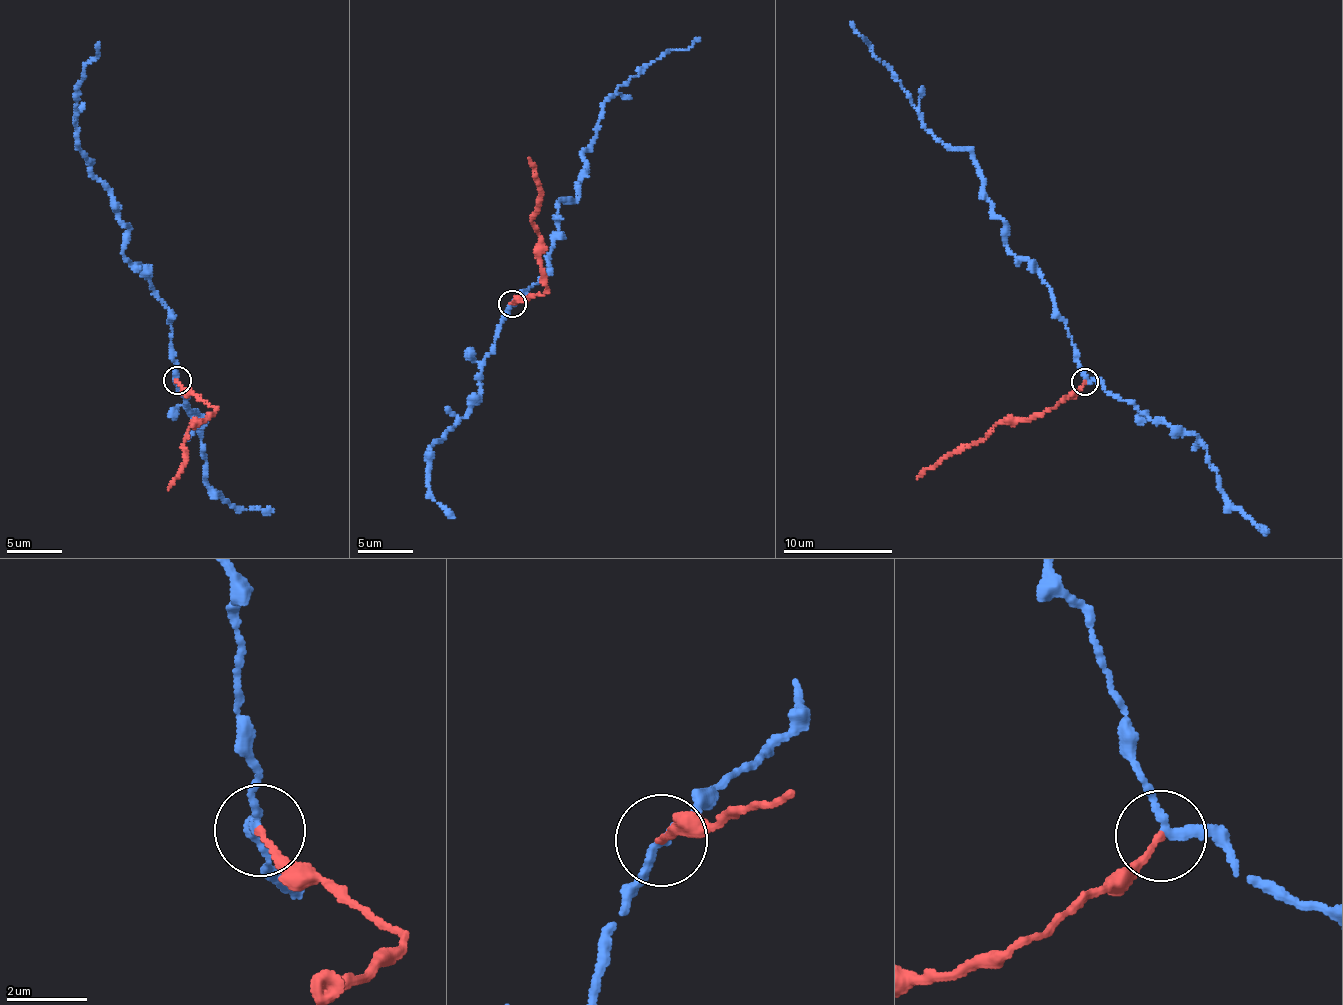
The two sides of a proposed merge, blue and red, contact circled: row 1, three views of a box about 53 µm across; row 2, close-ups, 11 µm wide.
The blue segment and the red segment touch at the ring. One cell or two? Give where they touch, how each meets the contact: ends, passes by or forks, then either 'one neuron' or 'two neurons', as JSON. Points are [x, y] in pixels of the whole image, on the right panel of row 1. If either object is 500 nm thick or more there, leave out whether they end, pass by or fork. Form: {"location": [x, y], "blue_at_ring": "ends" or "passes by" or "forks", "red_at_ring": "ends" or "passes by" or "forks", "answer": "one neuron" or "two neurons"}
{"location": [1085, 381], "blue_at_ring": "passes by", "red_at_ring": "ends", "answer": "two neurons"}

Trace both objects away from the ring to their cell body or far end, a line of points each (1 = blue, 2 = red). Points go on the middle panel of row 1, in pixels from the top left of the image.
1: (513, 303), (549, 271), (559, 201), (575, 200), (588, 172), (587, 148), (605, 101), (665, 53), (700, 38)
2: (513, 303), (541, 295), (546, 287), (540, 238), (531, 220), (539, 186), (528, 158)

